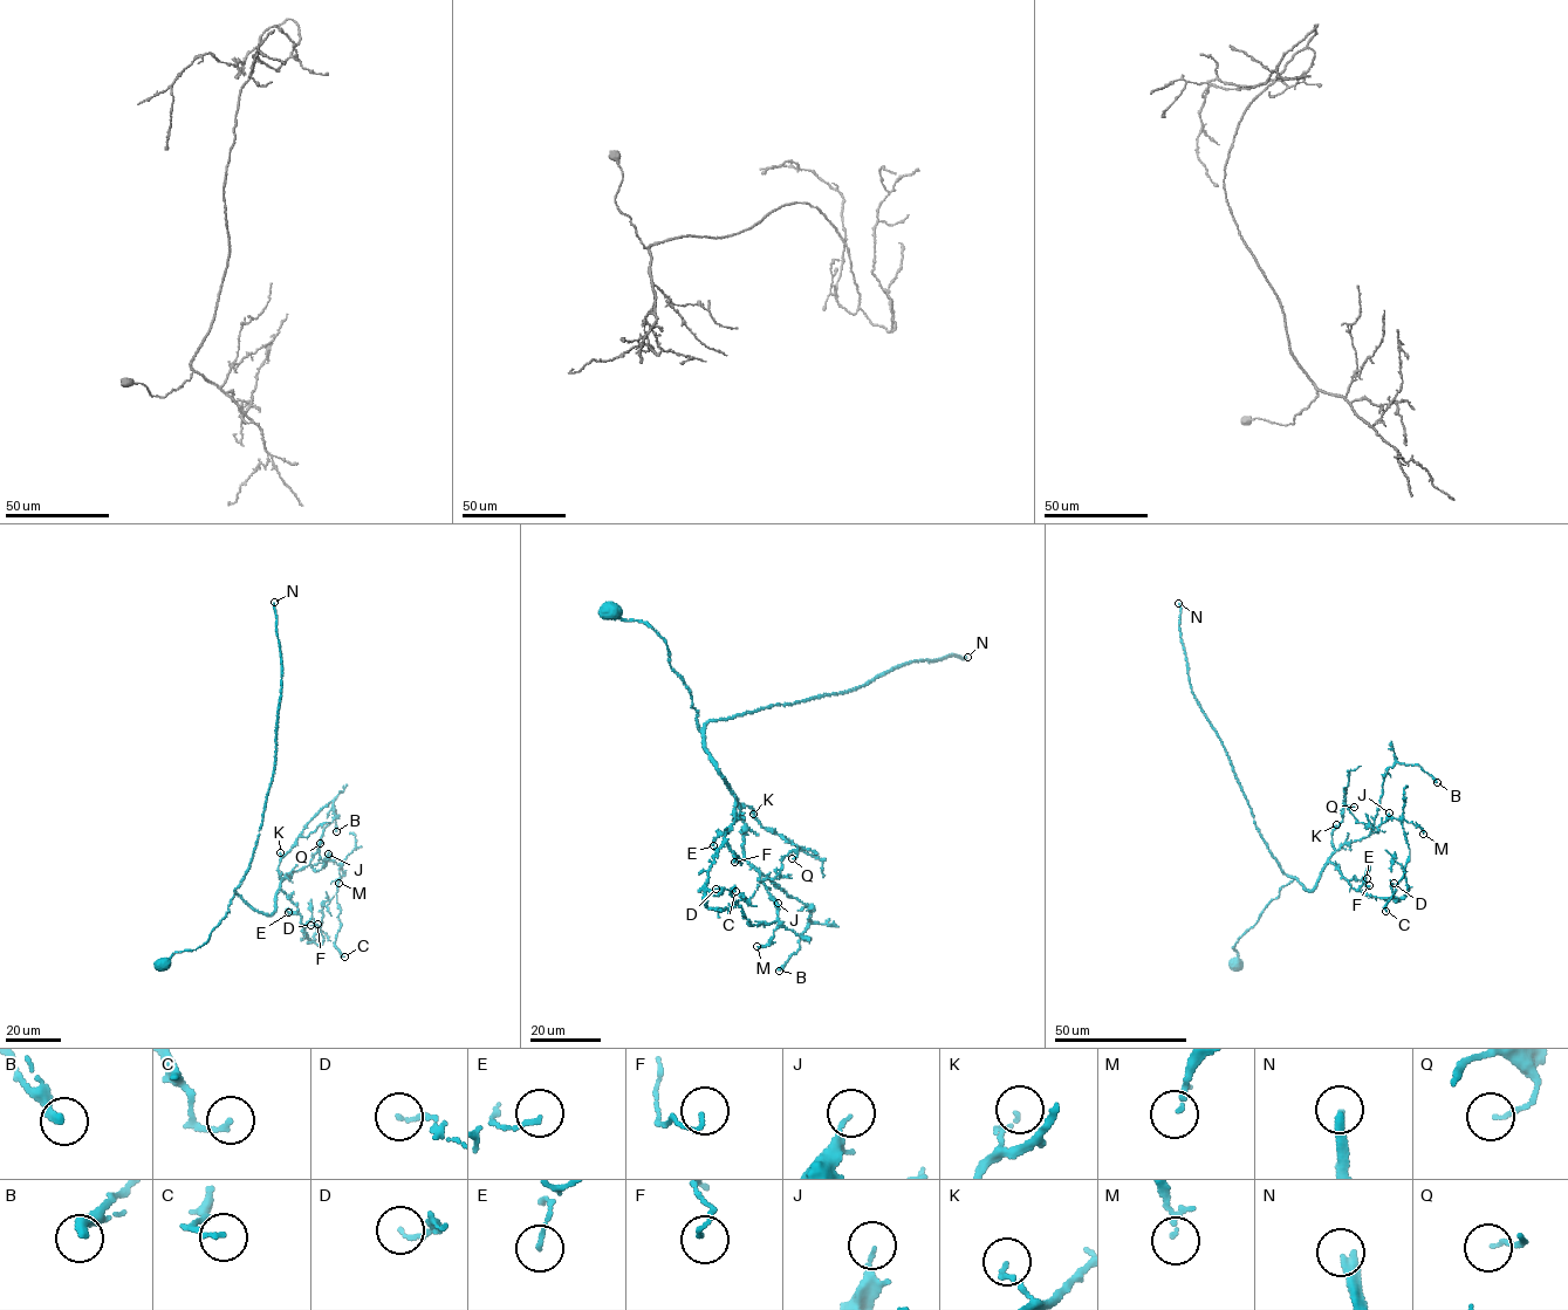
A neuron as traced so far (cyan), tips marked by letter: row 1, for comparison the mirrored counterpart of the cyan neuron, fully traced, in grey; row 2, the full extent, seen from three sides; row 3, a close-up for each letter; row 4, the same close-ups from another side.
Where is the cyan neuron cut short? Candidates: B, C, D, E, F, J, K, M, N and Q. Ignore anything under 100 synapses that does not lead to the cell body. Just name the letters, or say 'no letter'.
N

